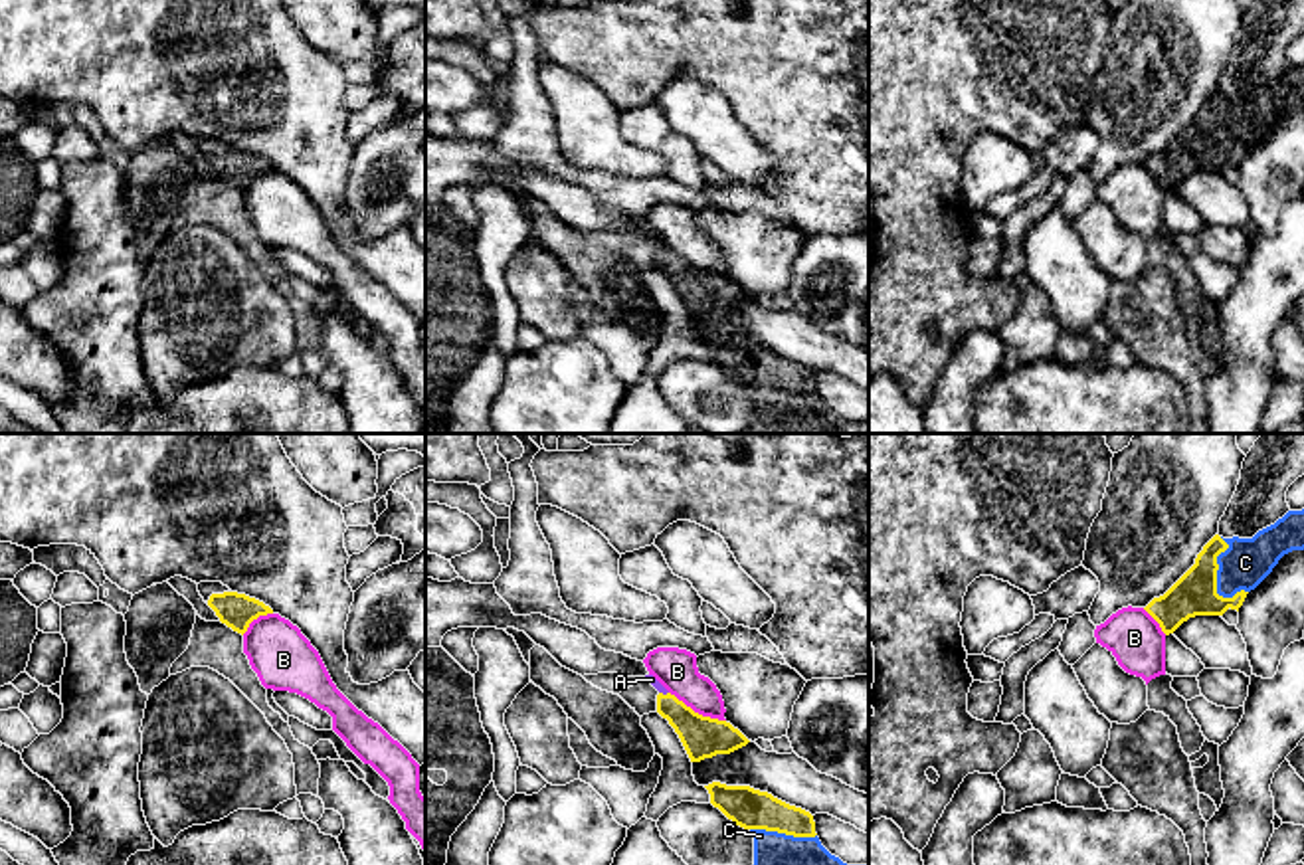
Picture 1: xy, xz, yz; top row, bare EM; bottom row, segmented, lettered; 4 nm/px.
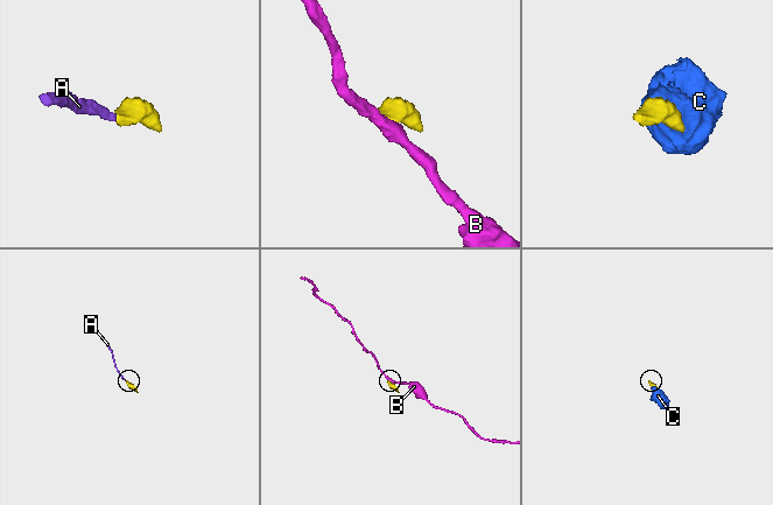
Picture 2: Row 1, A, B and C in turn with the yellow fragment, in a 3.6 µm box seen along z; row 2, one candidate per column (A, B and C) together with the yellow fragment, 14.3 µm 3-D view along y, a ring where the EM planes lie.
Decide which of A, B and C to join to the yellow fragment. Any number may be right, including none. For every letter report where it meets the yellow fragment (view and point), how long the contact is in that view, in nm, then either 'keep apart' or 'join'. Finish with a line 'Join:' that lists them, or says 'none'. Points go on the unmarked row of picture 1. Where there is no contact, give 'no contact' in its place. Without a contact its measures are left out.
A: contact xz (661, 250); length 40 nm; join
B: contact xz (697, 270); length 260 nm; keep apart
C: contact yz (1215, 129); length 260 nm; join
Join: A, C

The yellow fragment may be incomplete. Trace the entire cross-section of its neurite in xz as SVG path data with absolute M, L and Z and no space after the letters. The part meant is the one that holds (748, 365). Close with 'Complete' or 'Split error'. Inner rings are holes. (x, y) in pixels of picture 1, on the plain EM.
M704 342L710 360L754 392L754 422L742 433L869 433L867 422L847 422L831 412L815 390L813 372L750 342Z. Split error

